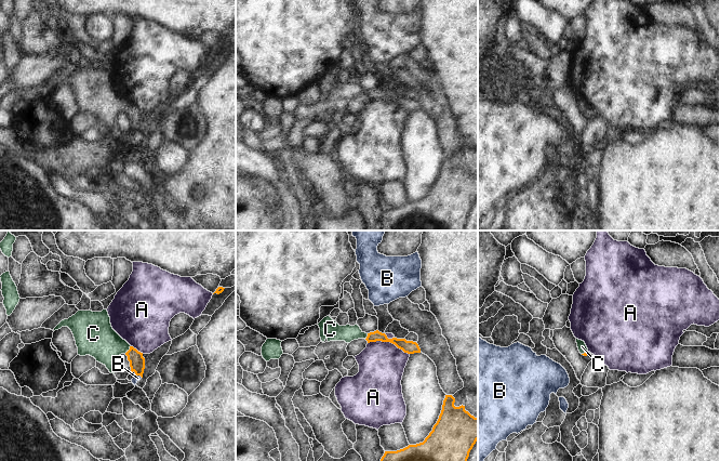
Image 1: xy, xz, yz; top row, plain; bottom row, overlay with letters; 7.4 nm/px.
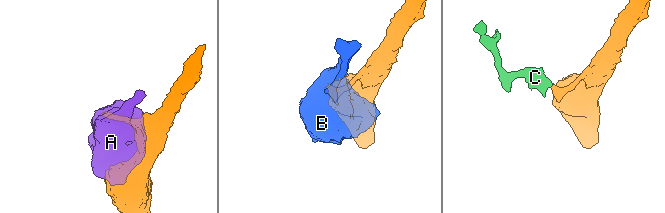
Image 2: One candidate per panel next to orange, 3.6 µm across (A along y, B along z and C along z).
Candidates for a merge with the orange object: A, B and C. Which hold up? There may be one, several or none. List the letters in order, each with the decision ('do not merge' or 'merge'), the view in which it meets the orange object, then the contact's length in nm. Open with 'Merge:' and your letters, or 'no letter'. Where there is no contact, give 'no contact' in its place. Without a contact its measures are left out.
Merge: C
A: do not merge; meets orange in xz; contact 320 nm long
B: do not merge; meets orange in xy; contact 60 nm long
C: merge; meets orange in xy; contact 80 nm long

